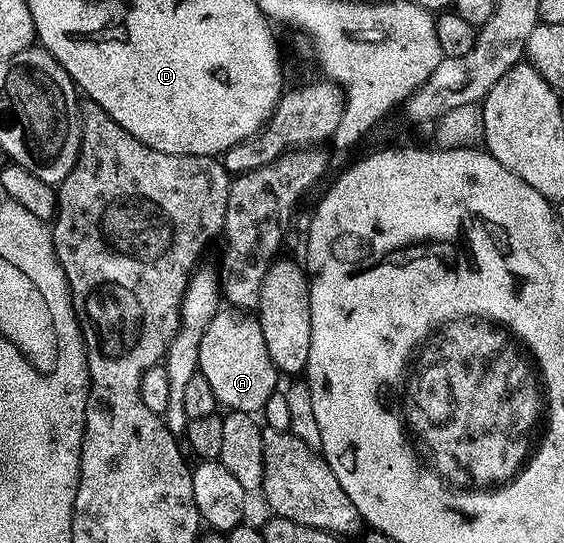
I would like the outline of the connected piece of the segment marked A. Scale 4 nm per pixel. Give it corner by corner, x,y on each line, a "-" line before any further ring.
223,308
215,314
201,338
198,373
209,380
213,396
220,407
254,415
262,411
265,400
276,393
281,375
265,344
258,317
235,308

